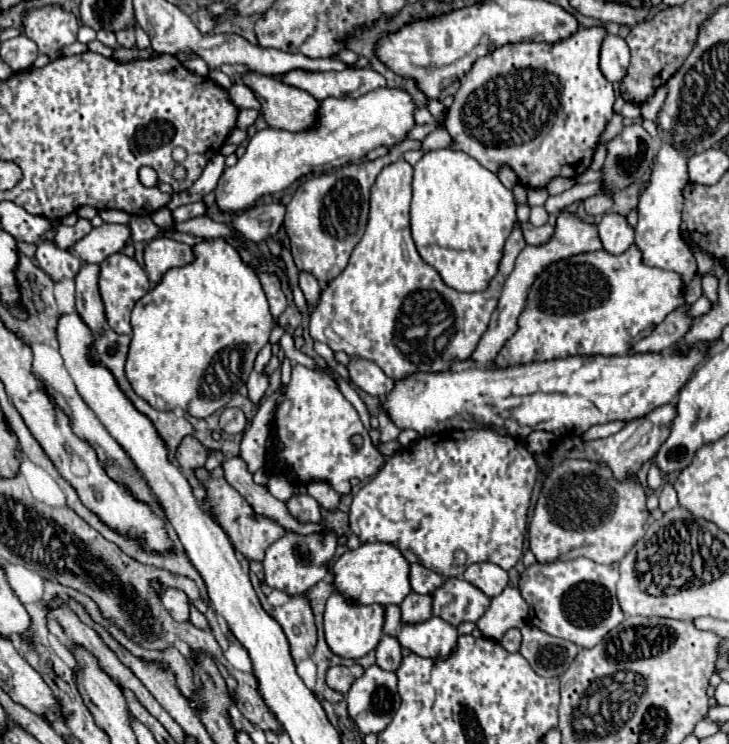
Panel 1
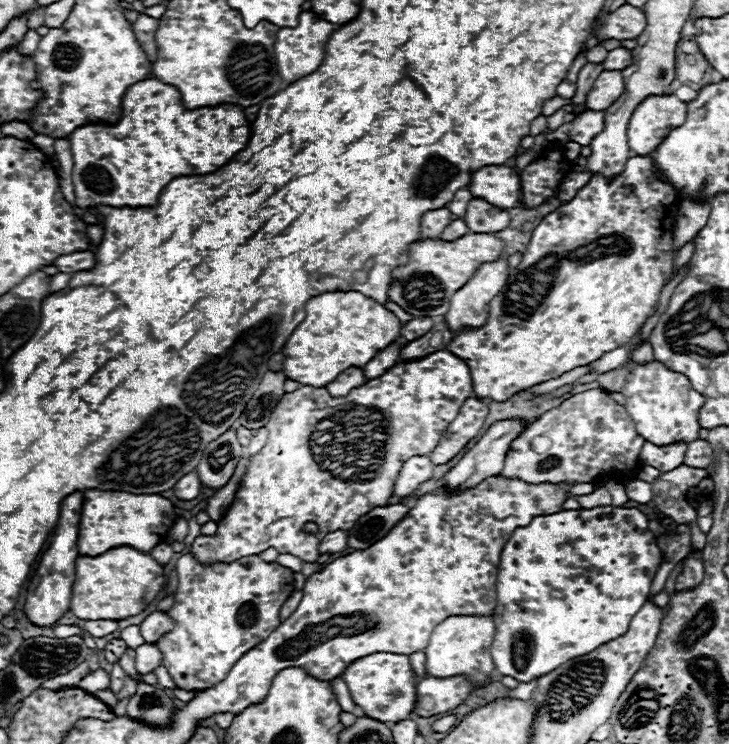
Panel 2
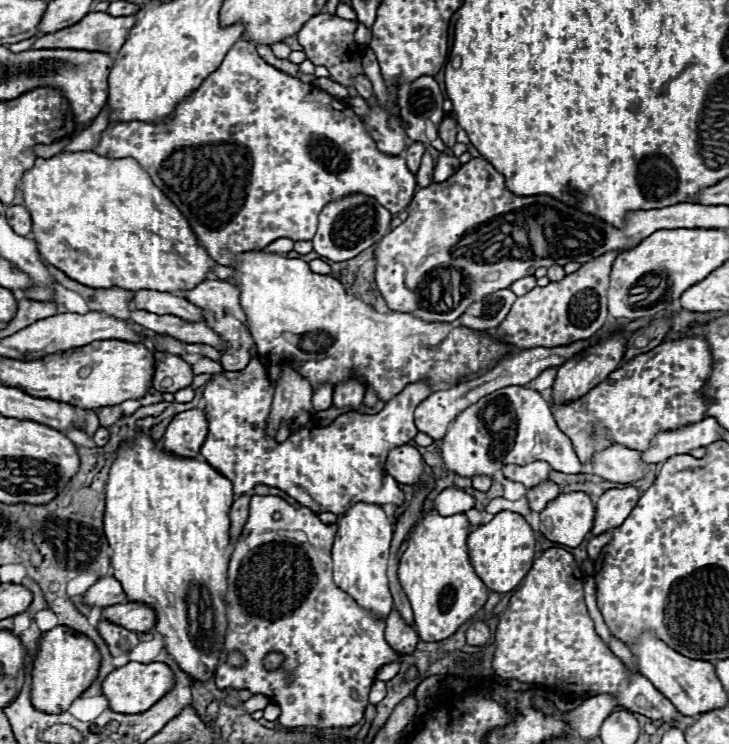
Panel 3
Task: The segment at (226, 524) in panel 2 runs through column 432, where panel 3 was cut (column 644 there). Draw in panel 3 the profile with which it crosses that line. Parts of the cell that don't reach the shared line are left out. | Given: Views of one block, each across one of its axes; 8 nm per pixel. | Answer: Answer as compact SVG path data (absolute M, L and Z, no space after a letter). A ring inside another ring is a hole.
M704 338L668 340L624 362L586 396L566 404L550 402L550 408L560 430L572 440L580 462L590 464L592 454L612 444L646 450L656 432L700 422L708 404L700 396L700 390L710 376L710 368L712 356Z

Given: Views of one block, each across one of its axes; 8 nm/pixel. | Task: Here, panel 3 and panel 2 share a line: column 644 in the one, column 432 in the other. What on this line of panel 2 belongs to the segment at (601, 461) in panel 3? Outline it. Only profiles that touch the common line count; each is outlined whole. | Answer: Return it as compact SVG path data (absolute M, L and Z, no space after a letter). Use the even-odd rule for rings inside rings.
M412 456L402 464L402 470L394 484L394 496L404 498L410 496L422 482L426 482L432 476L434 464L428 456Z

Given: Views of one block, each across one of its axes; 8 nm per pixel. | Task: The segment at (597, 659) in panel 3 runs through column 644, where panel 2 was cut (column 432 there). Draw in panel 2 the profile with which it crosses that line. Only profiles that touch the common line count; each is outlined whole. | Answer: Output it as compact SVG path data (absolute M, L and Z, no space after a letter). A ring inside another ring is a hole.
M424 678L416 686L416 704L414 714L430 718L454 710L474 688L466 678Z

